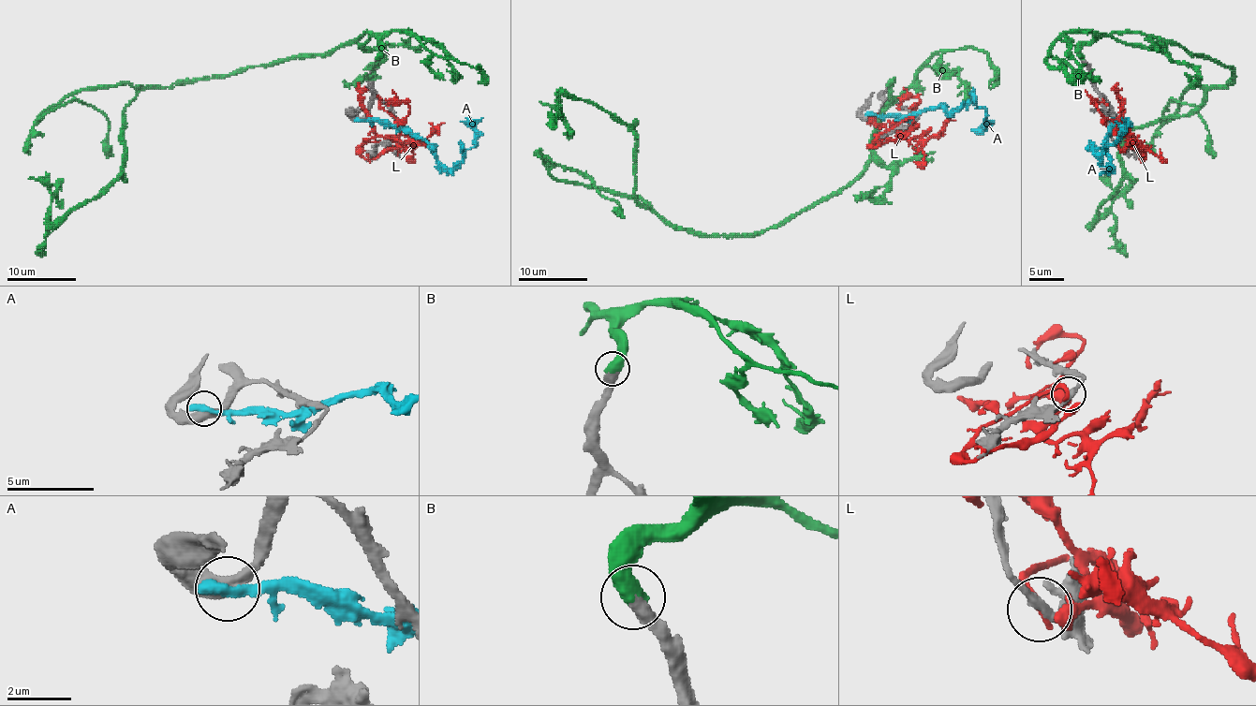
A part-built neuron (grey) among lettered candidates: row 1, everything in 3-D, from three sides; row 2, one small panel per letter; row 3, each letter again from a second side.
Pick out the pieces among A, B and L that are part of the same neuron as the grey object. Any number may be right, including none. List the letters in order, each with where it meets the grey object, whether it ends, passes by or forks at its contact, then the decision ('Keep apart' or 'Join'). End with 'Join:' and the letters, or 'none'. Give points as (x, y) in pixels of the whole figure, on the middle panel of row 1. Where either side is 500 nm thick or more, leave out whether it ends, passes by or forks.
A: Touches grey at (872, 113). It ends there. Keep apart
B: Touches grey at (889, 82). Join
L: Touches grey at (914, 121). It passes by. Keep apart
Join: B

